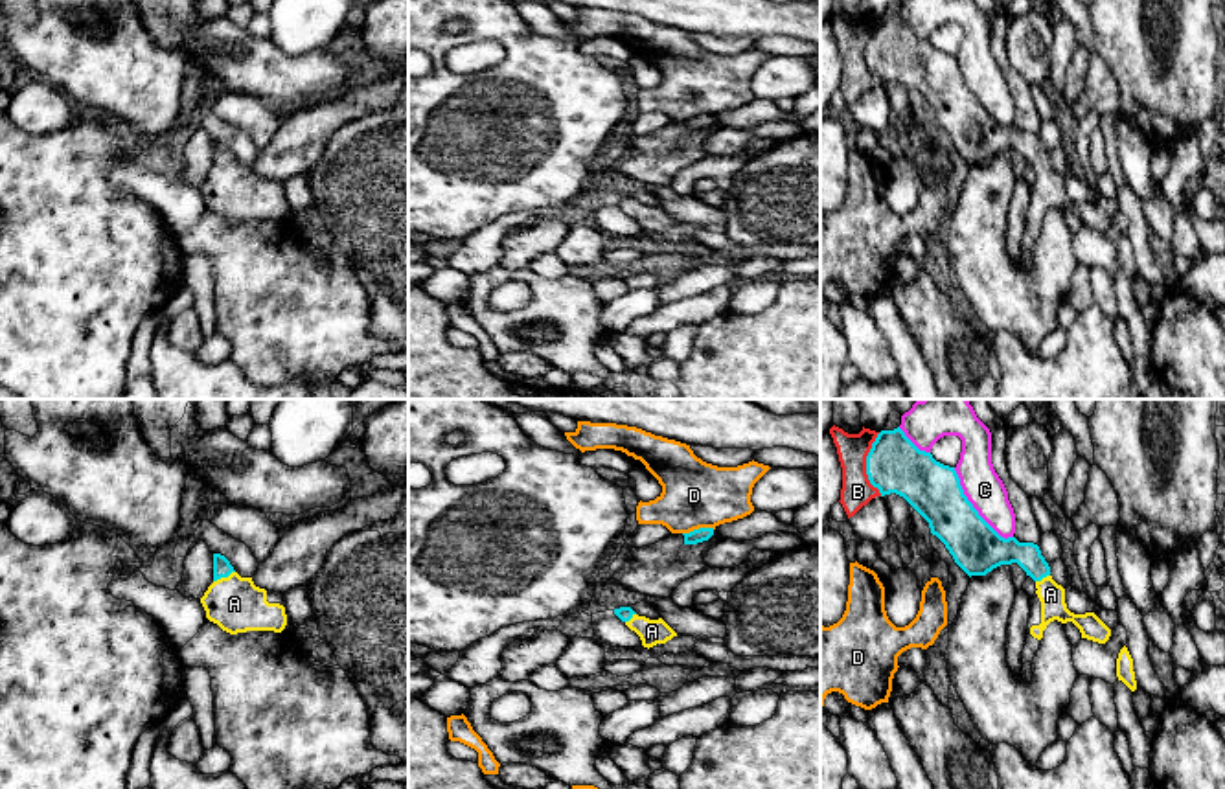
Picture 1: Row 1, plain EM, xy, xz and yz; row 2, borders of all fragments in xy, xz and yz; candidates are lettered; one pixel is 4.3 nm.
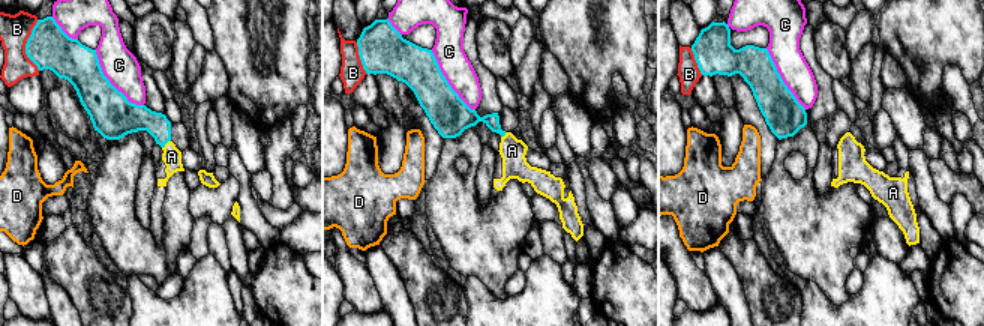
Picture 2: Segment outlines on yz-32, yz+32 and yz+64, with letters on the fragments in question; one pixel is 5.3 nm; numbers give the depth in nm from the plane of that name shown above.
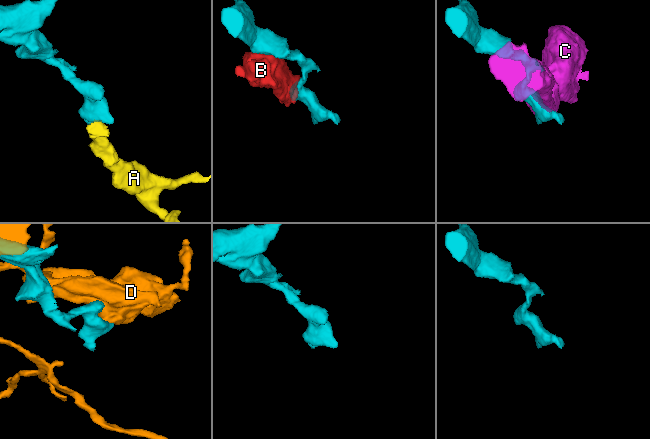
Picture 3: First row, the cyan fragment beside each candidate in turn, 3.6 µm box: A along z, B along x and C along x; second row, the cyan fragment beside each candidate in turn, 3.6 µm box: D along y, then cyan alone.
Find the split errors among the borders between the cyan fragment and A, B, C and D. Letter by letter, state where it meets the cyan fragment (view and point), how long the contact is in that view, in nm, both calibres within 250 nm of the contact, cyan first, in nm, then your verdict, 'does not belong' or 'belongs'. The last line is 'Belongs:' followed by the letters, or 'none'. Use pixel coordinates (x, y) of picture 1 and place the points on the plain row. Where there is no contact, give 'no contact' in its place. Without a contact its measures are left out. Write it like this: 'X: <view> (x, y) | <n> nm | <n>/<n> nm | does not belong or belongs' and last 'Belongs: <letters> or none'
A: xy (223, 164) | 110 nm | 80/240 nm | belongs
B: yz (867, 52) | 280 nm | 240/140 nm | does not belong
C: yz (973, 96) | 400 nm | 240/170 nm | does not belong
D: xz (699, 116) | 150 nm | 60/280 nm | does not belong
Belongs: A

